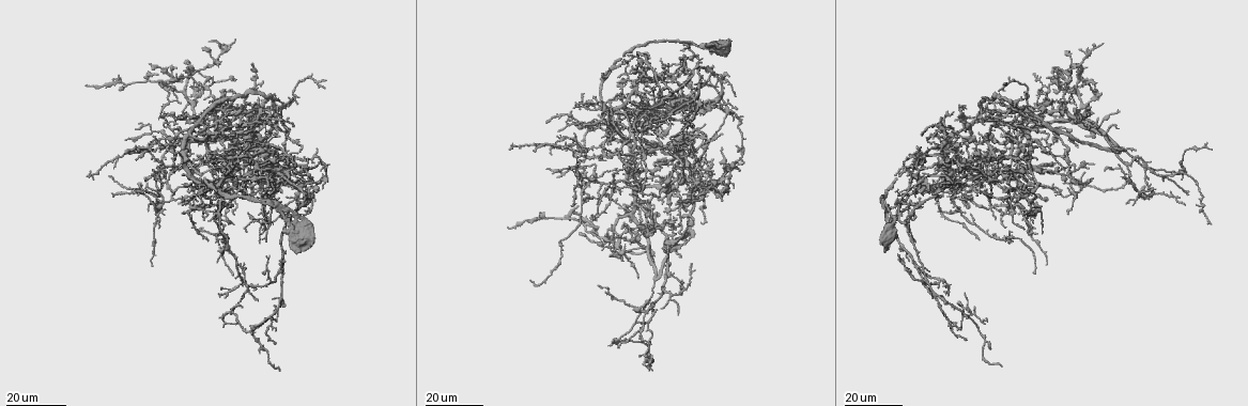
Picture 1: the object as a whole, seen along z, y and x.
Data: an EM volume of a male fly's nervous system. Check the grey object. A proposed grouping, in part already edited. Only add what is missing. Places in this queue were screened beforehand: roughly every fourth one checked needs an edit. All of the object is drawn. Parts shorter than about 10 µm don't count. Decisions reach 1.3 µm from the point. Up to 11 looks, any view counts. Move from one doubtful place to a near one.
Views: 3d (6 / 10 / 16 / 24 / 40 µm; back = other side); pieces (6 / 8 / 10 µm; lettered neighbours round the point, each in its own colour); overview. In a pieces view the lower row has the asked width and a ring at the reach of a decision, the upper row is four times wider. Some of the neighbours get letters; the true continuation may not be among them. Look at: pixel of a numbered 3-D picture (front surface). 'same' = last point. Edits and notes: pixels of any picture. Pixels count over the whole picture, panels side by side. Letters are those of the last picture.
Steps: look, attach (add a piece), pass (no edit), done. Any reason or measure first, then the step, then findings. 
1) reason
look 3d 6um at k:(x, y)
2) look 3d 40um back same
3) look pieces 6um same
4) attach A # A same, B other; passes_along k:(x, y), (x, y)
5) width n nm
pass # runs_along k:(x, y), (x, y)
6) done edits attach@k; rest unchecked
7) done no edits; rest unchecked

an open end
look 3d 24um at 1:(1005, 141)

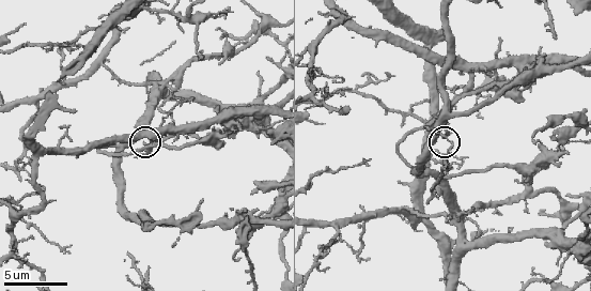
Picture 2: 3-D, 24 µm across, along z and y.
see the neighbours
look pieces 10um at 2:(144, 142)

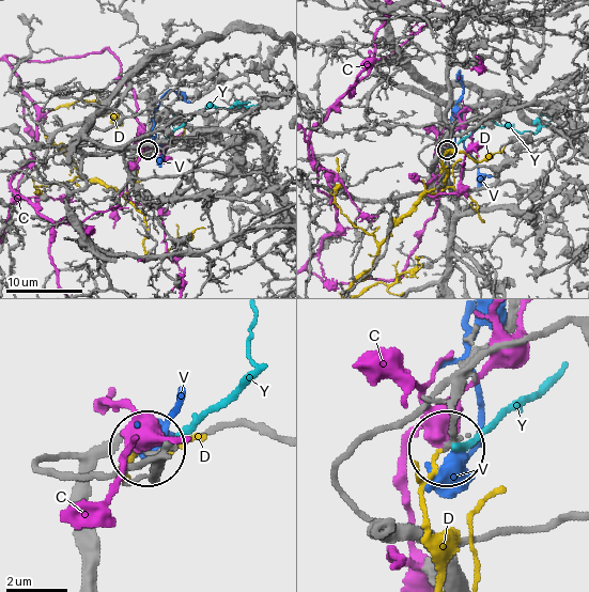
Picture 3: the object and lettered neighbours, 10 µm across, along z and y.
pass # C other, D other, V other, Y other; no lettered piece goes on from it

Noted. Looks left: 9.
look 3d 16um at 1:(1005, 85)

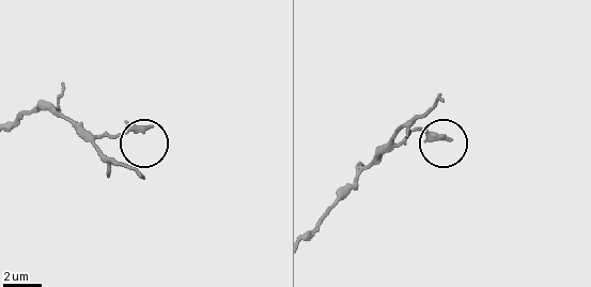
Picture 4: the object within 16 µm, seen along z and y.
look pieces 6um at 4:(151, 126)

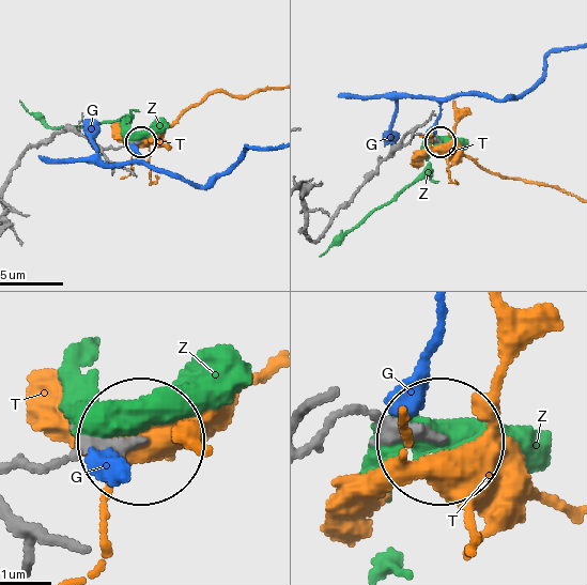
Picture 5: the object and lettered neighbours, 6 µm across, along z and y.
width 240 nm
pass # G other, T other, Z other; runs_along 5:(11, 470), (134, 448); none of them fits

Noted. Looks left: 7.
look 3d 16um at 1:(222, 148)

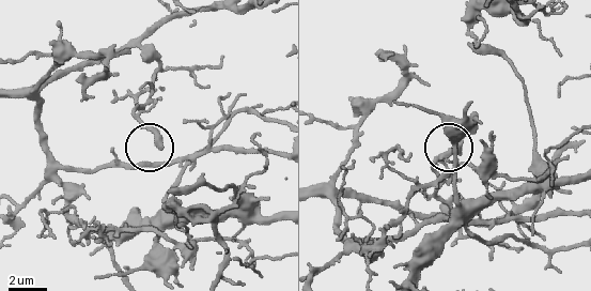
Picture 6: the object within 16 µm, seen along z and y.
see the neighbours
look pieces 6um at 6:(160, 147)

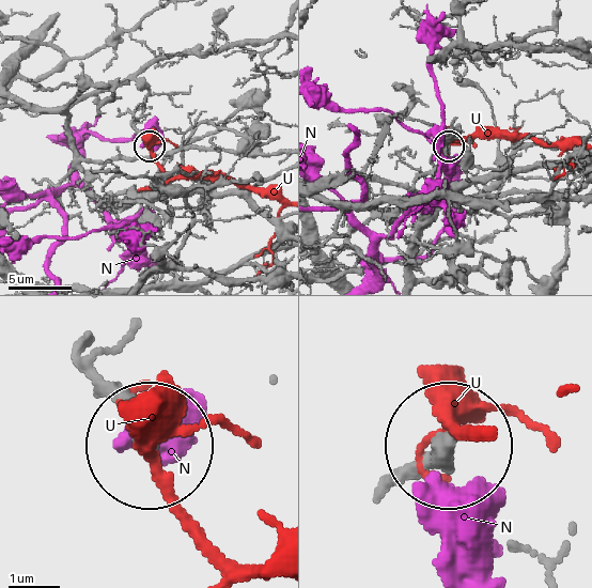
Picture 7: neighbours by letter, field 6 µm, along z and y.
pass # N other, U other; runs_along 7:(396, 486), (444, 452); none of them fits

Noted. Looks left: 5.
free end
look 3d 24um at 1:(620, 229)

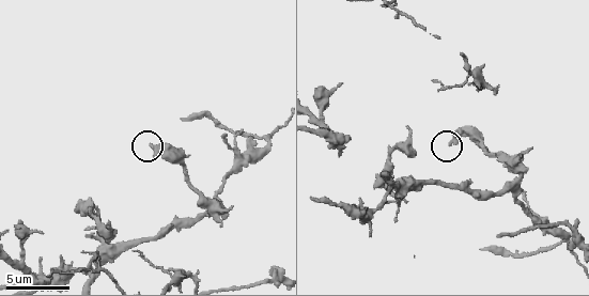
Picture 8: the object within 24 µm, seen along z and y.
look pieces 8um at 8:(152, 147)

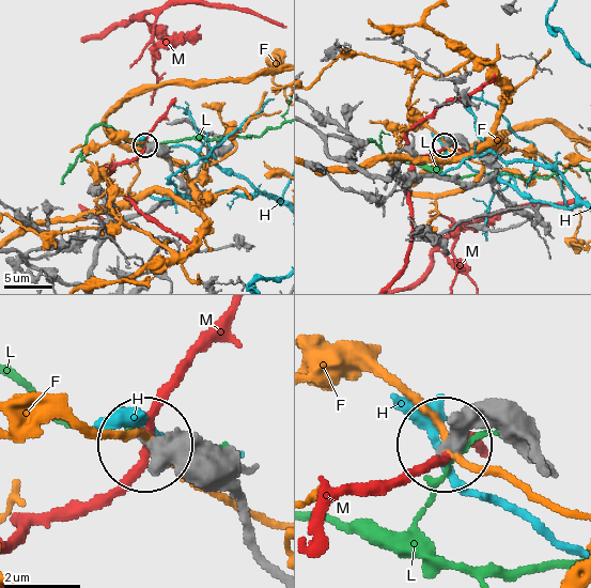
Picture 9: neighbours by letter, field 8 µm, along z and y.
pass # F other, H other, L other, M other; none of them fits

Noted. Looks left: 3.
look 3d 24um at 1:(1101, 93)

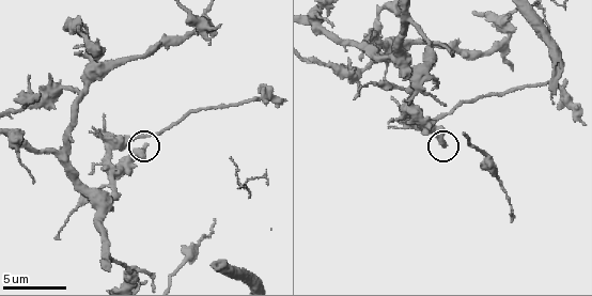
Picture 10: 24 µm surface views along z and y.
look pieces 10um at 10:(144, 146)

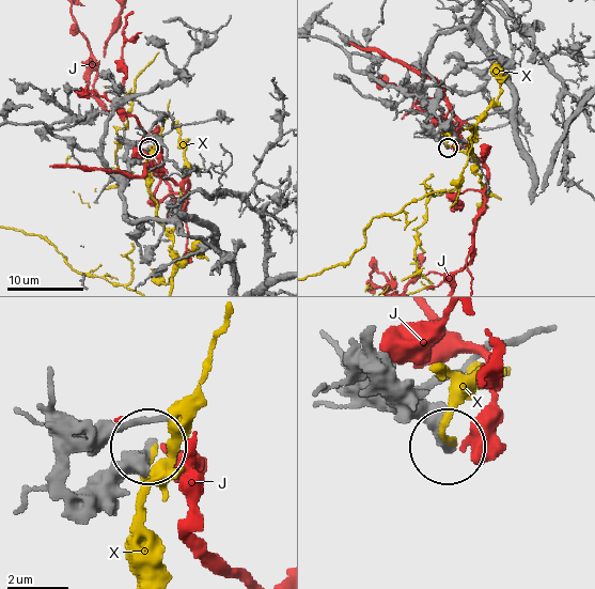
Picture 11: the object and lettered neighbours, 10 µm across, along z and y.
pass # J other, X other; runs_along 11:(77, 517), (149, 451); none of them fits

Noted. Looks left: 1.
done no edits; rest unchecked

